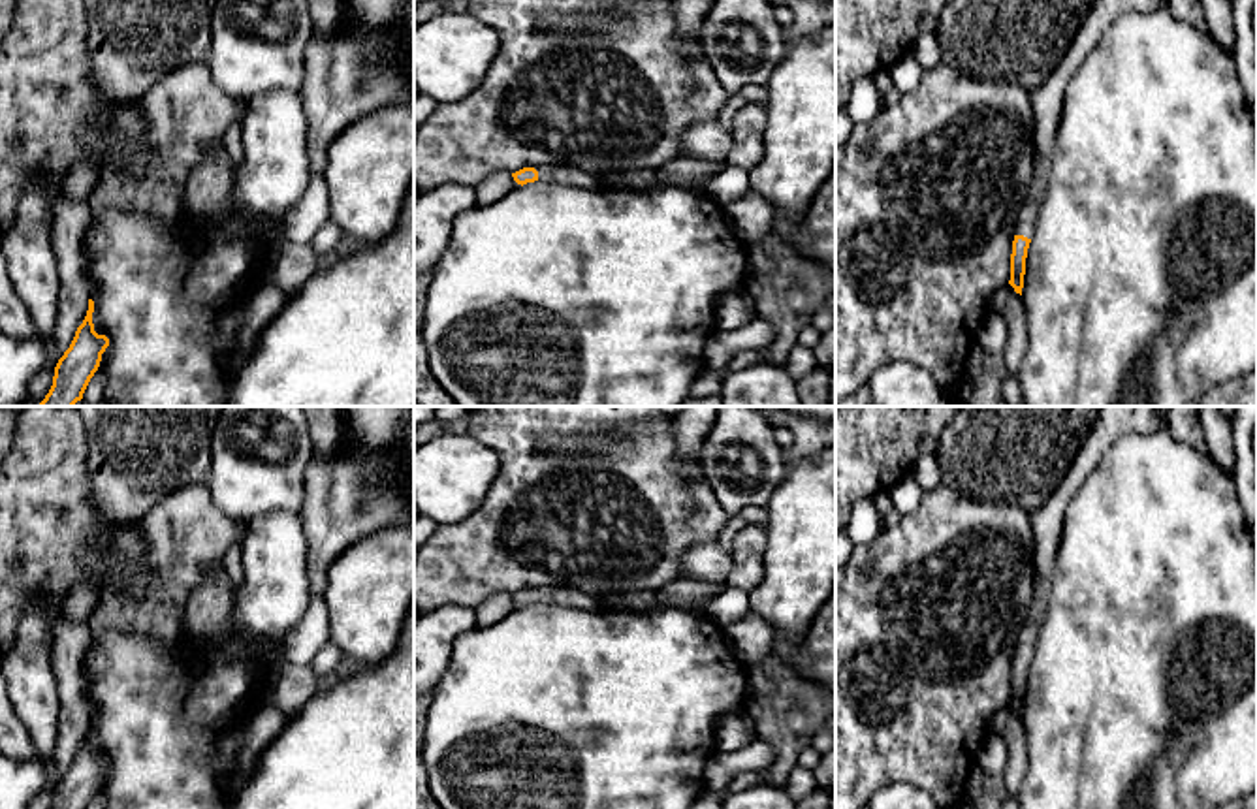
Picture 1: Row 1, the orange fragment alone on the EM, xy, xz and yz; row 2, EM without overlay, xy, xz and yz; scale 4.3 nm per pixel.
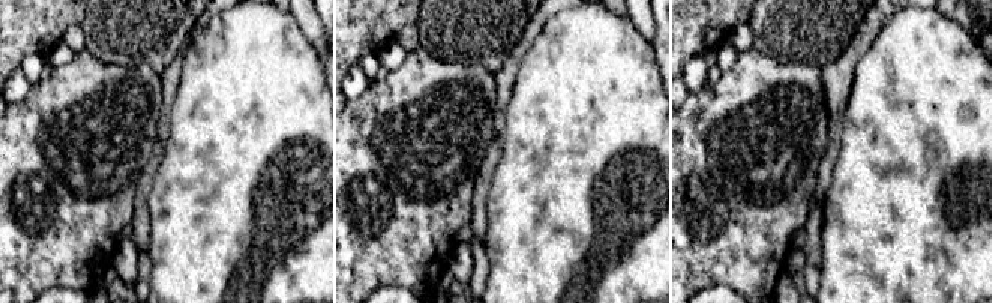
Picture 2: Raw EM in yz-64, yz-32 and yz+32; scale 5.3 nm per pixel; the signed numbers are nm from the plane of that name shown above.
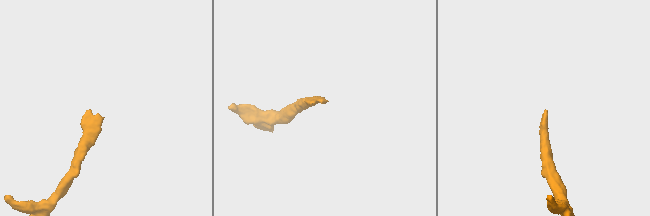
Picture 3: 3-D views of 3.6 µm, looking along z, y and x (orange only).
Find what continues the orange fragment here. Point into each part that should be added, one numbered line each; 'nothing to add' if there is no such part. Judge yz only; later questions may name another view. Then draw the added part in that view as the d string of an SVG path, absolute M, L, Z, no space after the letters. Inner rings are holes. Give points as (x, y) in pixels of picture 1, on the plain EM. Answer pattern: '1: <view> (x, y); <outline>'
1: yz (1114, 422); M1101 406L1099 420L1082 442L1065 478L1050 499L1033 512L1027 512L1035 538L1035 596L1027 619L1020 630L1014 657L1027 660L1035 655L1035 643L1046 619L1046 602L1065 510L1088 476L1095 470L1101 455L1122 436L1131 433L1152 433L1167 429L1169 420L1155 406Z

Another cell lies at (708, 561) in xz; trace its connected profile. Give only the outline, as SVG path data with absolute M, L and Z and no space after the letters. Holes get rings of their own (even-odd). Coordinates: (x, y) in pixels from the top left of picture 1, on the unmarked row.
M717 540L691 547L683 557L683 578L702 581L724 581L734 564L732 553Z

